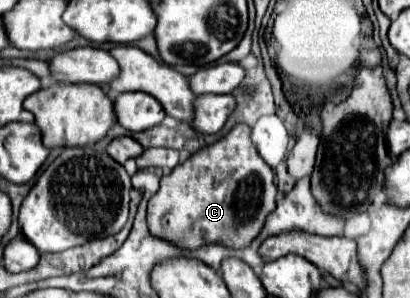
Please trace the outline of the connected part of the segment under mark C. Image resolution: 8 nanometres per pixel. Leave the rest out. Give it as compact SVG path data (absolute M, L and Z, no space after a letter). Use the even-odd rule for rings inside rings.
M235 125L223 139L205 145L185 163L179 163L169 175L161 177L159 191L149 199L147 225L149 231L185 249L197 249L205 243L221 243L225 247L247 247L263 229L267 215L275 209L275 173L257 153L251 141L251 127Z

